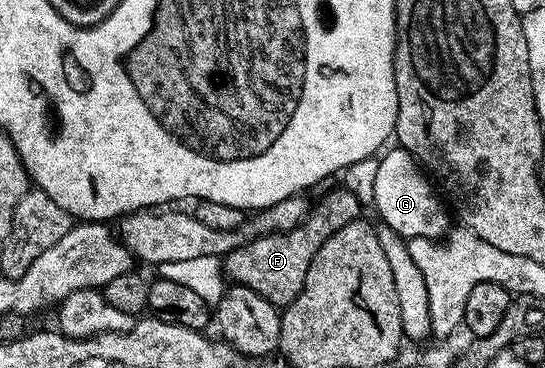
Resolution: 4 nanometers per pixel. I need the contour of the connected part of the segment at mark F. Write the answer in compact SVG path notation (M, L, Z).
M332 189L317 205L315 202L309 208L306 219L290 232L267 233L224 254L222 272L229 282L250 287L250 291L258 291L258 295L274 306L286 307L302 291L302 283L306 283L306 271L310 271L310 263L314 263L318 247L322 247L322 243L326 243L334 231L342 231L346 223L354 223L361 217L358 194L348 189Z

